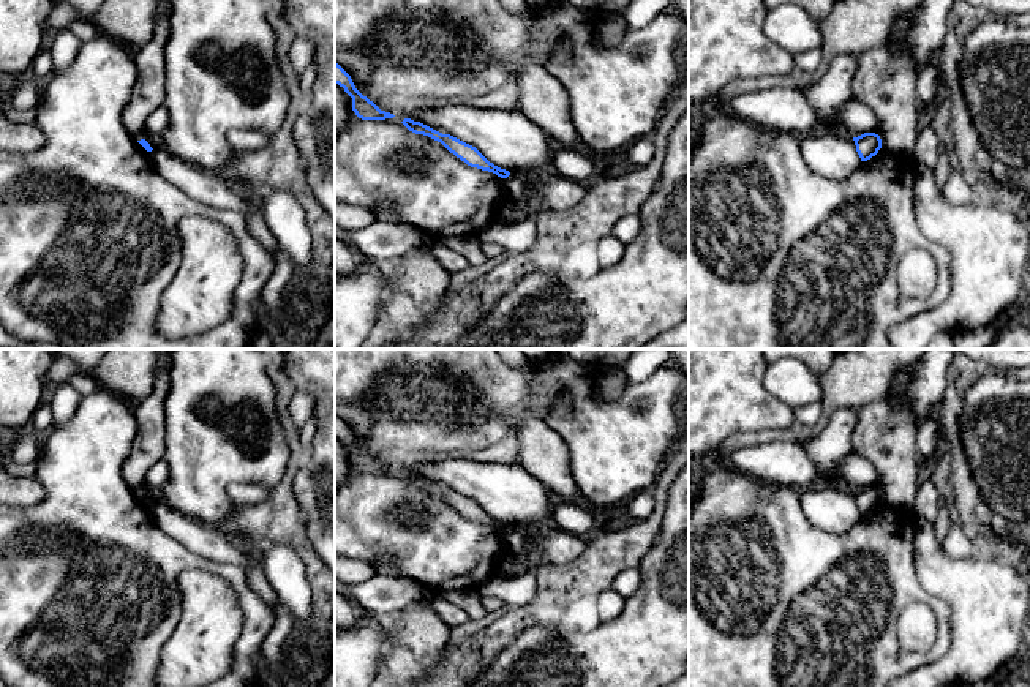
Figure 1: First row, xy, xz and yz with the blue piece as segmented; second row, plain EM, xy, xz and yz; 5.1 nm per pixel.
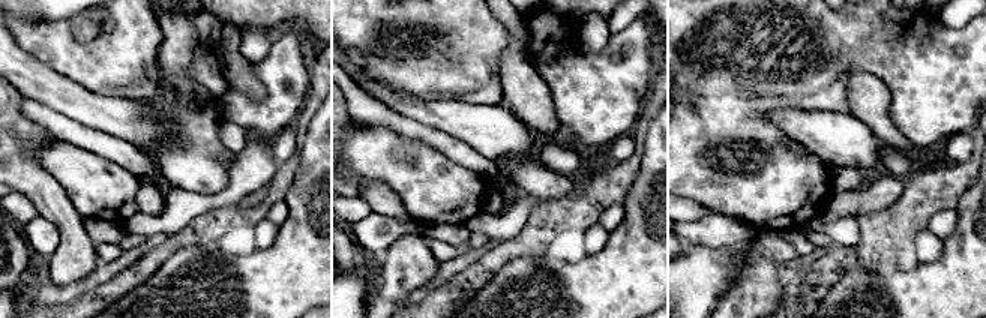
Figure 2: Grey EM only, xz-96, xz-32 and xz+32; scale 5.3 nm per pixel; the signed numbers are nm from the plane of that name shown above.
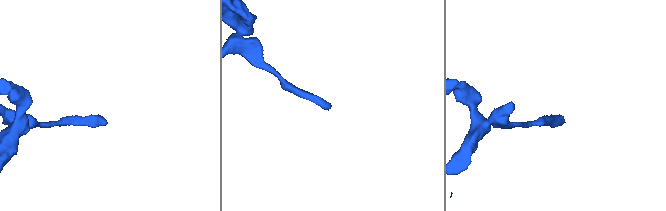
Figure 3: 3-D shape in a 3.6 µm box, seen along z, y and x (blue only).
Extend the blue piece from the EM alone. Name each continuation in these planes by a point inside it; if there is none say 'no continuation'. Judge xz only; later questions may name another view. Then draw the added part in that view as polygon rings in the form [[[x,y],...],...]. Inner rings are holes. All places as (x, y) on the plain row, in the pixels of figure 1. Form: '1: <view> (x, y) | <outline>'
no continuation

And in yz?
no continuation

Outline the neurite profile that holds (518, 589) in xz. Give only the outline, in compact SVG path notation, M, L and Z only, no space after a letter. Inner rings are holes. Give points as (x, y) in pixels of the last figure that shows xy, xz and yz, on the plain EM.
M534 567L509 576L496 573L485 580L477 591L482 597L501 599L507 606L521 608L536 597L540 570L542 569Z

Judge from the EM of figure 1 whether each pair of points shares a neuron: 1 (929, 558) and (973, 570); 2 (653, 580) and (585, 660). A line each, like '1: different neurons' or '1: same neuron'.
1: same neuron
2: same neuron

